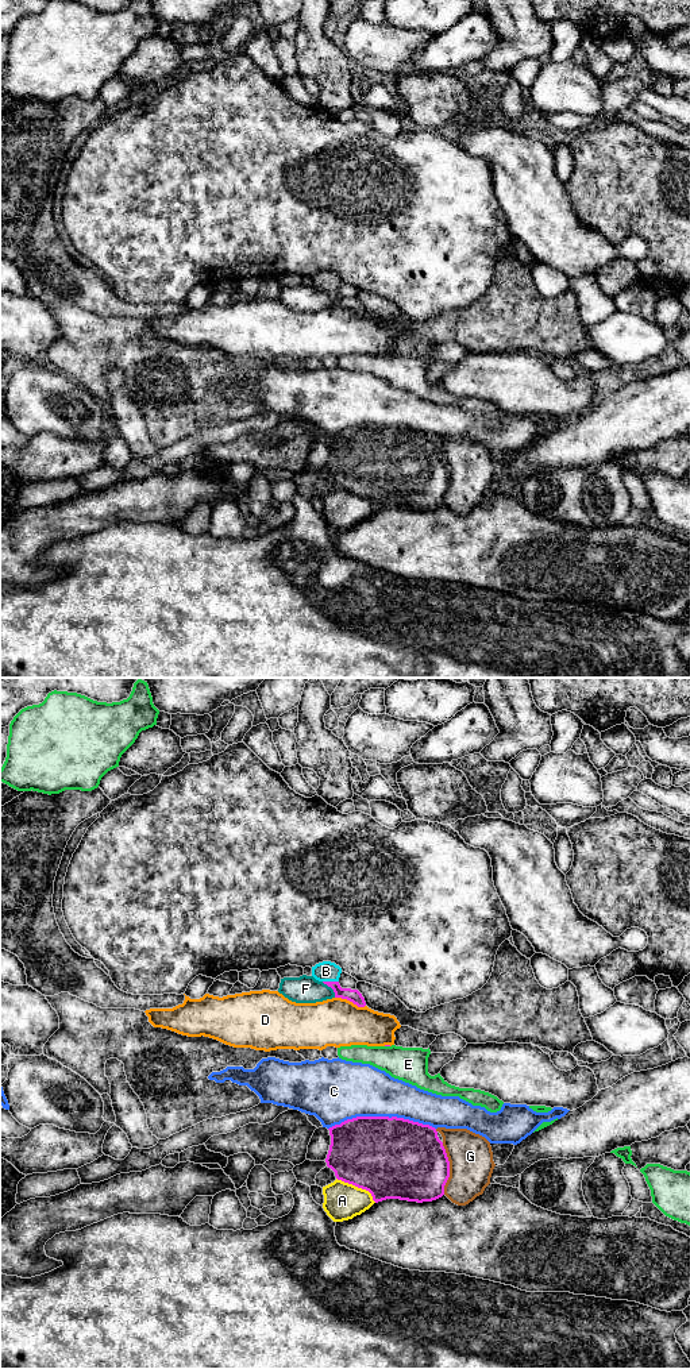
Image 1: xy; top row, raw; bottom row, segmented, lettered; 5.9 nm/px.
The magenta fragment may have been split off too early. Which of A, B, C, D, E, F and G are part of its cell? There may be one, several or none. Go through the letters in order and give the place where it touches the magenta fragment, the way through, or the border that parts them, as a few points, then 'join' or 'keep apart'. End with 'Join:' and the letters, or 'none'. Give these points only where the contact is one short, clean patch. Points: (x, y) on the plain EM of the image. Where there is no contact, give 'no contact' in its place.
A: meets magenta in xy at (358, 496); keep apart
B: meets magenta in xy at (331, 290); runs through xy (353, 304), (342, 301), (331, 290), (326, 280); join
C: meets magenta in xy at (381, 425); keep apart
D: meets magenta in xy at (350, 309); keep apart
E: meets magenta in xy at (388, 354); border along xy (385, 354), (389, 355); keep apart
F: meets magenta in xy at (331, 296); keep apart
G: meets magenta in xy at (448, 477); keep apart
Join: B

